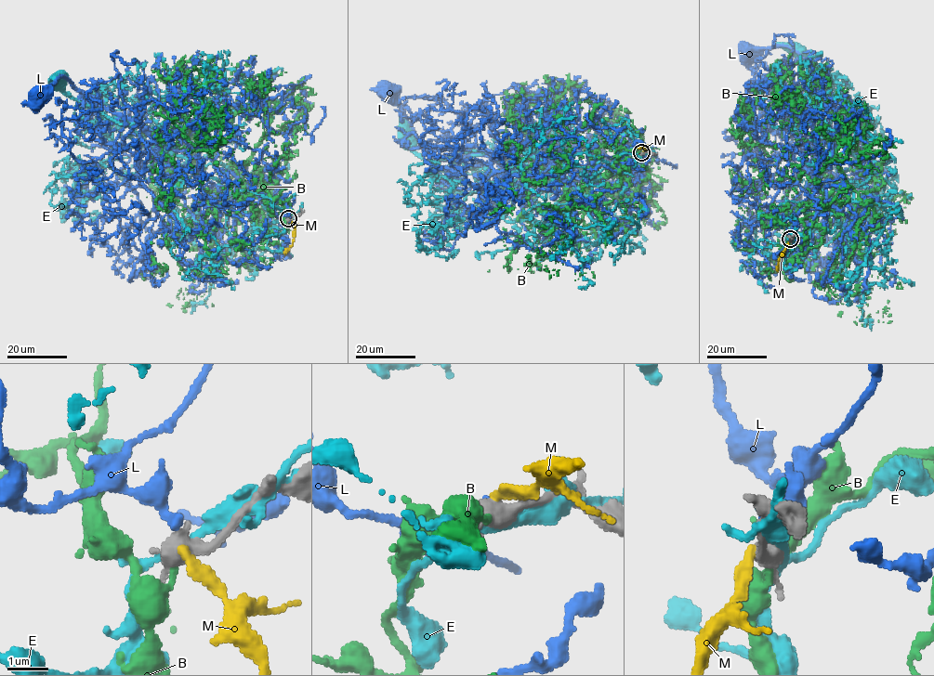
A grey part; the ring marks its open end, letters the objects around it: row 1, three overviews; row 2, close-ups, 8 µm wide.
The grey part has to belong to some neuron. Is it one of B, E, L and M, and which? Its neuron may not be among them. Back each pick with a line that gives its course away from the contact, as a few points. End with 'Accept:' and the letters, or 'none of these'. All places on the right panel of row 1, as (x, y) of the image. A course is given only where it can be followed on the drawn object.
Accept: none of these

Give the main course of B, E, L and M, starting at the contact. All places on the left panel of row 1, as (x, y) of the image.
B: (288, 221), (237, 179), (269, 99), (223, 120), (203, 68), (203, 149), (176, 143), (182, 105), (230, 112)
E: (288, 219), (256, 227), (234, 193), (171, 152), (172, 130), (107, 135), (103, 121), (132, 123), (59, 81)
L: (288, 218), (278, 216), (276, 198), (253, 189), (203, 159), (201, 147), (163, 149), (60, 76), (39, 89)
M: (288, 220), (295, 235), (292, 244), (282, 252)

